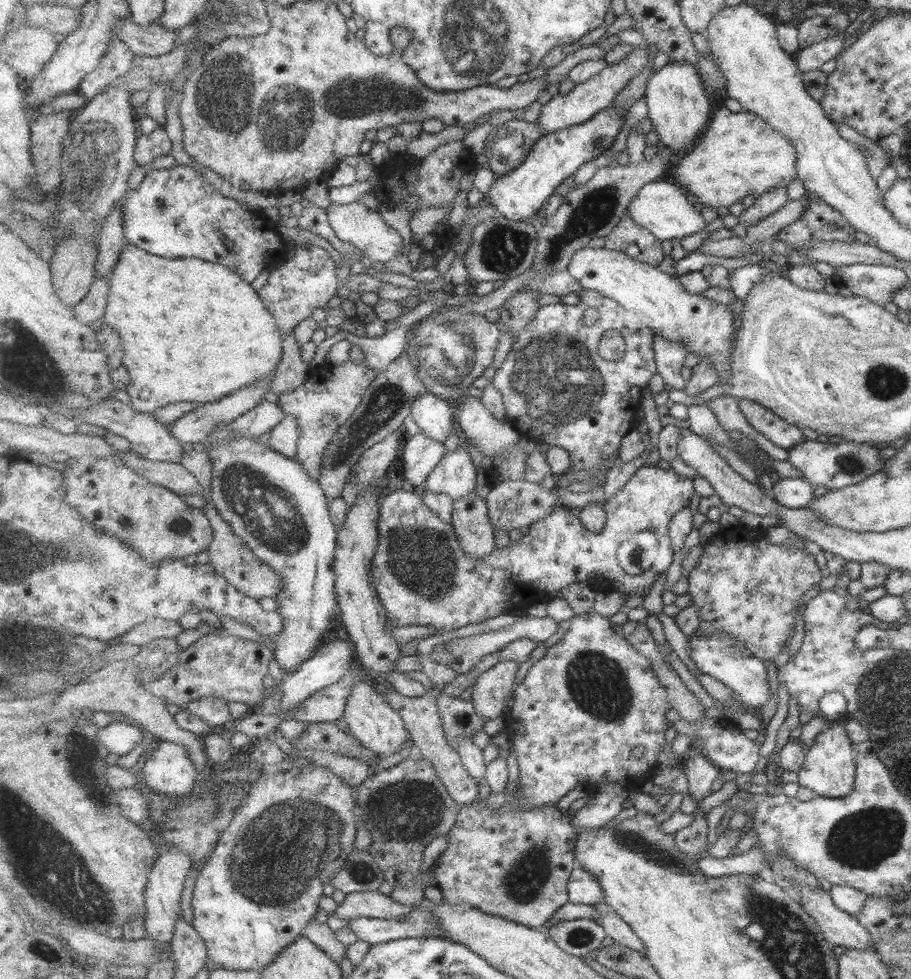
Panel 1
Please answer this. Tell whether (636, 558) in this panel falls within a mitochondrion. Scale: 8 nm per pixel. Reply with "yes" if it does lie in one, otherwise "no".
no

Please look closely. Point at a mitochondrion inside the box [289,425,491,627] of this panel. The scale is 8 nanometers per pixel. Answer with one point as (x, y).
(421, 558)

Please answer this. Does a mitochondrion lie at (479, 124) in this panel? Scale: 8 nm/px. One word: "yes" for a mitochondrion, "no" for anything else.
no

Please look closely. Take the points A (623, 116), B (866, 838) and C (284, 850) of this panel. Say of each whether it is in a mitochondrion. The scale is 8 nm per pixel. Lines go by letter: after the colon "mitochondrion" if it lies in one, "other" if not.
A: other
B: mitochondrion
C: mitochondrion

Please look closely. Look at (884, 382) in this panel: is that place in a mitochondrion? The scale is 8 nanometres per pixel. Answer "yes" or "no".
yes

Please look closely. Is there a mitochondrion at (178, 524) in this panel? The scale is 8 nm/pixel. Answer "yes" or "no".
yes

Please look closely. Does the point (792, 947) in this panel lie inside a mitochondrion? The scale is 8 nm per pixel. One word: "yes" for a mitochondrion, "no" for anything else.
yes

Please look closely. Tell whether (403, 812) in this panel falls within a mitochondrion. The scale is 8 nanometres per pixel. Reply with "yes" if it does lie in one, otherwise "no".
yes

